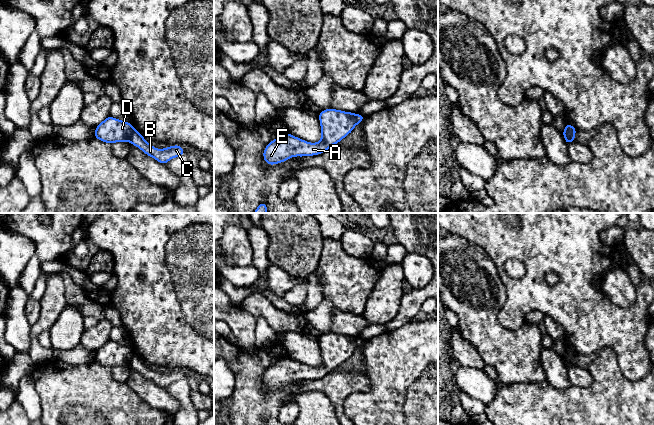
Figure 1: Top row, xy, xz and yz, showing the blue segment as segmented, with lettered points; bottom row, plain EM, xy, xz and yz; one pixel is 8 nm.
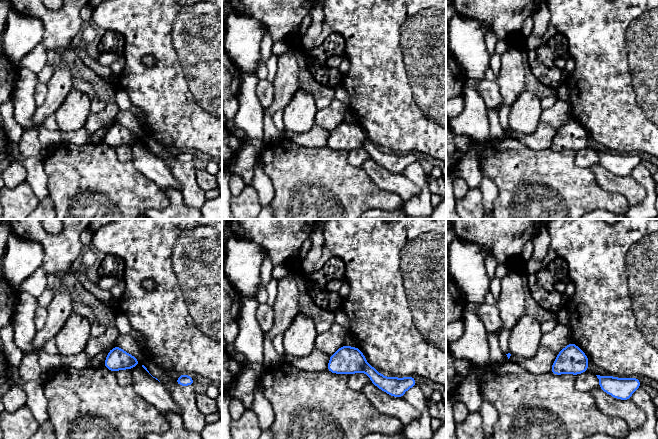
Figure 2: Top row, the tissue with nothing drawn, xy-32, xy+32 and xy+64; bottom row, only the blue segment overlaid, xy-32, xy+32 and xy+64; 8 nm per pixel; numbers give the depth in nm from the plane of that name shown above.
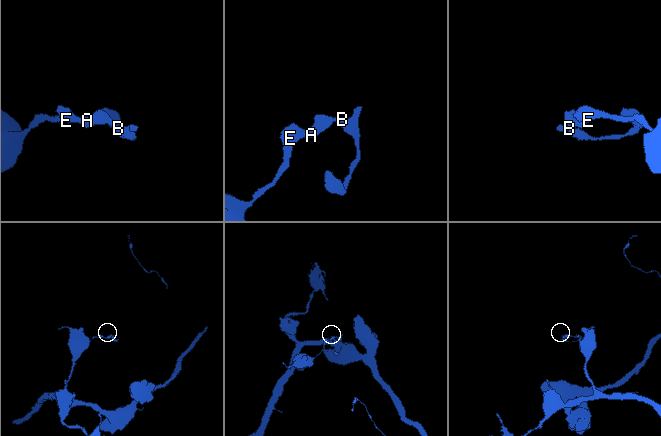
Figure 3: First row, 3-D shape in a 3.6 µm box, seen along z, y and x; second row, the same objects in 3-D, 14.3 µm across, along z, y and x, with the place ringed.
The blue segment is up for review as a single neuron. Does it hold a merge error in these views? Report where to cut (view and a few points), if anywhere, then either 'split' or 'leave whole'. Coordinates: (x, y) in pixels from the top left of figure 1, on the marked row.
cut xy (135, 130), (129, 140); split

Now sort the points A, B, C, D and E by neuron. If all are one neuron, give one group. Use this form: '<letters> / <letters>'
A D E / B C

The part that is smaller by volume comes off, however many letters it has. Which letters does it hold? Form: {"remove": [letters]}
{"remove": ["B", "C"]}

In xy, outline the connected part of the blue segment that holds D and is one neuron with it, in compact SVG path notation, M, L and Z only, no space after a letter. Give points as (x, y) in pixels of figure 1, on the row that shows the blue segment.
M108 116L96 126L94 137L110 144L129 142L134 131L134 126L129 122Z

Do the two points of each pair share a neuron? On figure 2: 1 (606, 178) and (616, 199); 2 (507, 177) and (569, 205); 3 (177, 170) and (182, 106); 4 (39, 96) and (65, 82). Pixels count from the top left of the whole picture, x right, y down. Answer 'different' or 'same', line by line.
1: different
2: same
3: different
4: different

